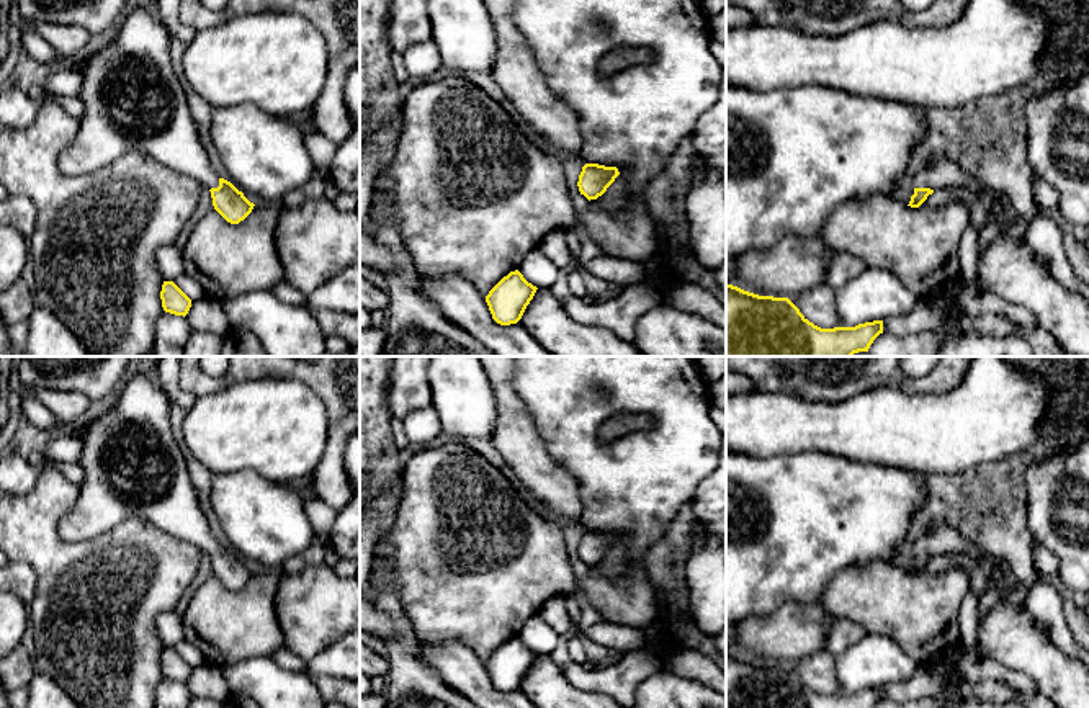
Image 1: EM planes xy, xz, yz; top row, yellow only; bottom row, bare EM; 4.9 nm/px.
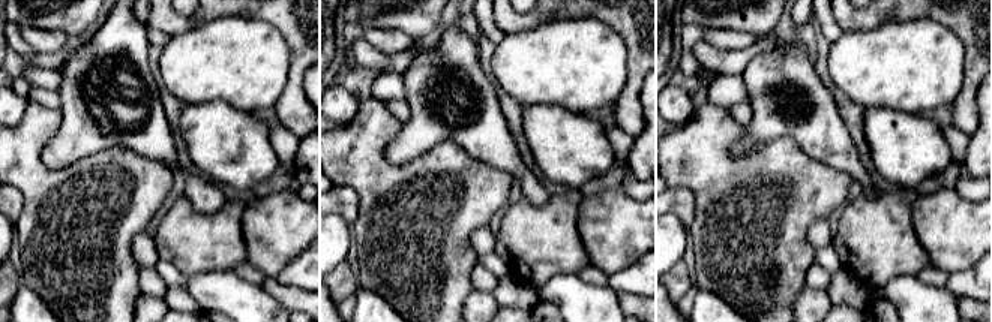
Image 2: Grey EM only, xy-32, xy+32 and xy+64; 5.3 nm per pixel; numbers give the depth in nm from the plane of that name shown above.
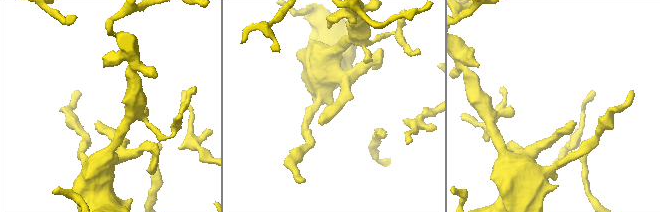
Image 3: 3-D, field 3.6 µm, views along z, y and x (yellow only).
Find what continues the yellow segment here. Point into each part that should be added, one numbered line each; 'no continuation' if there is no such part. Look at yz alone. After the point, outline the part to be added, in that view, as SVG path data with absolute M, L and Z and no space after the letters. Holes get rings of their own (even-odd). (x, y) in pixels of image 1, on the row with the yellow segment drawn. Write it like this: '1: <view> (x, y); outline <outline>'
1: yz (937, 174); outline M942 157L930 160L919 168L914 177L914 188L930 188L939 191L942 188L965 188L971 191L984 208L993 208L993 199L983 193L983 186L966 172L957 165L947 164Z

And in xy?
1: xy (133, 102); outline M149 10L134 11L110 46L88 56L80 75L83 119L74 142L59 155L59 168L65 175L87 175L129 152L139 152L195 178L204 188L219 186L219 175L209 164L172 65L170 31Z

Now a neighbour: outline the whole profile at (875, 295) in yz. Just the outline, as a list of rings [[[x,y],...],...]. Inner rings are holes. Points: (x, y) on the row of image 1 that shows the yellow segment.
[[[873,267],[836,289],[836,311],[844,327],[908,316],[917,301],[896,275]]]

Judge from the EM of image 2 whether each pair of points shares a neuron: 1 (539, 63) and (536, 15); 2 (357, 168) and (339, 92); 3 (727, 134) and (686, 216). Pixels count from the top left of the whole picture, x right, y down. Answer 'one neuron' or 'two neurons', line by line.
1: two neurons
2: two neurons
3: two neurons

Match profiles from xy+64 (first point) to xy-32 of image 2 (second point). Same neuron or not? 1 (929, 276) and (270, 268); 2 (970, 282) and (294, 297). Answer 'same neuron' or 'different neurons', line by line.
1: different neurons
2: different neurons

